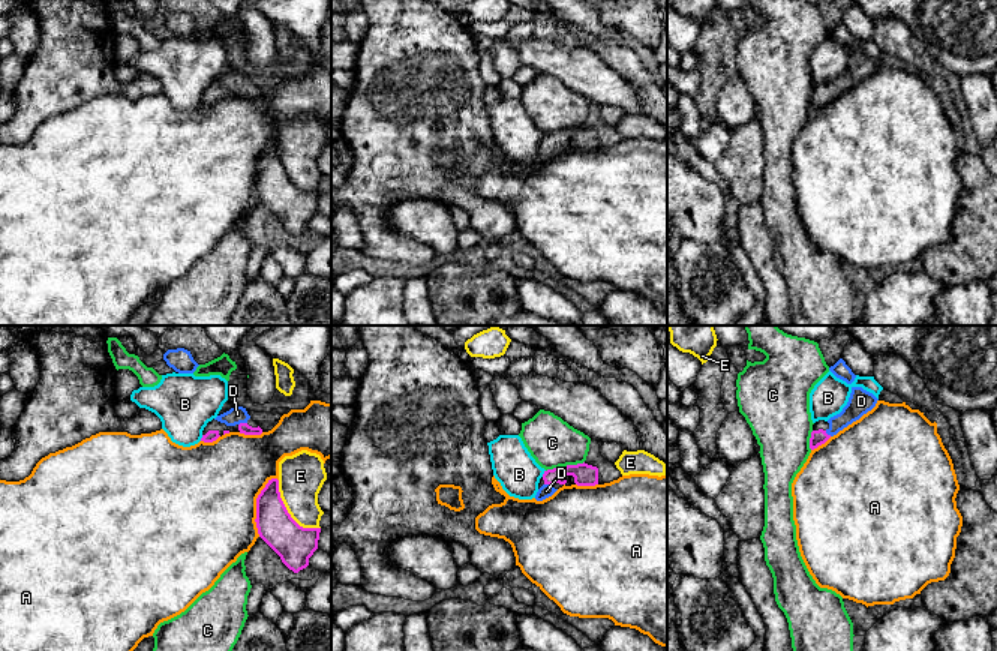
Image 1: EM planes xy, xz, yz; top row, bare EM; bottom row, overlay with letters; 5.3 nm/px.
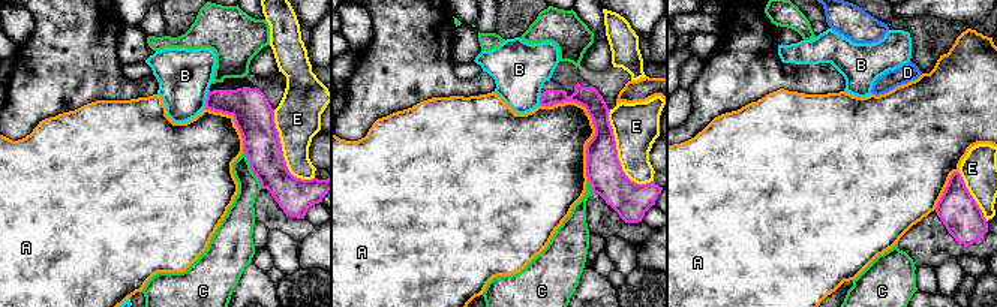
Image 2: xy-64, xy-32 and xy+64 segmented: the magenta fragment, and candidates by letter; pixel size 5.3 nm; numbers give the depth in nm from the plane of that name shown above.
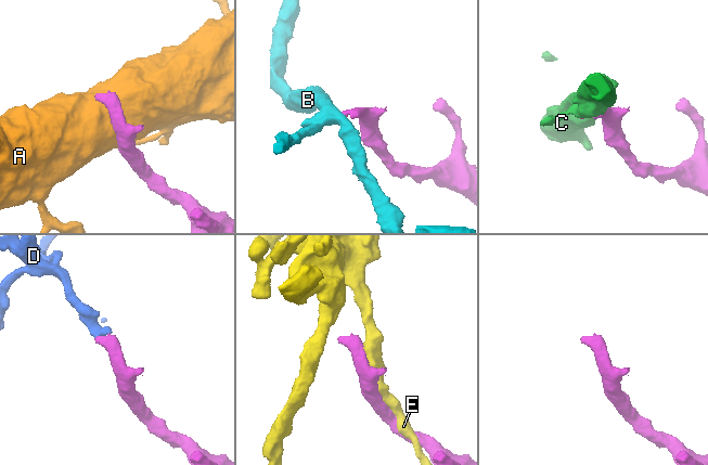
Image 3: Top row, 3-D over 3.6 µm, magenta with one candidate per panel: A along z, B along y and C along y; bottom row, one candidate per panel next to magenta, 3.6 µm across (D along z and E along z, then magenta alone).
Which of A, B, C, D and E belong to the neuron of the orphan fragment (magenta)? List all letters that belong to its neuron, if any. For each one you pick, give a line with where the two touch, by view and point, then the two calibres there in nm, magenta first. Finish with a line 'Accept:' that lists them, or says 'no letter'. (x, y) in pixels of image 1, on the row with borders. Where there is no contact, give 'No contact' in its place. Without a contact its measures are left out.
D: Touches magenta at xy (242, 423). Thickness 60 nm (magenta) against 90 nm
Accept: D

